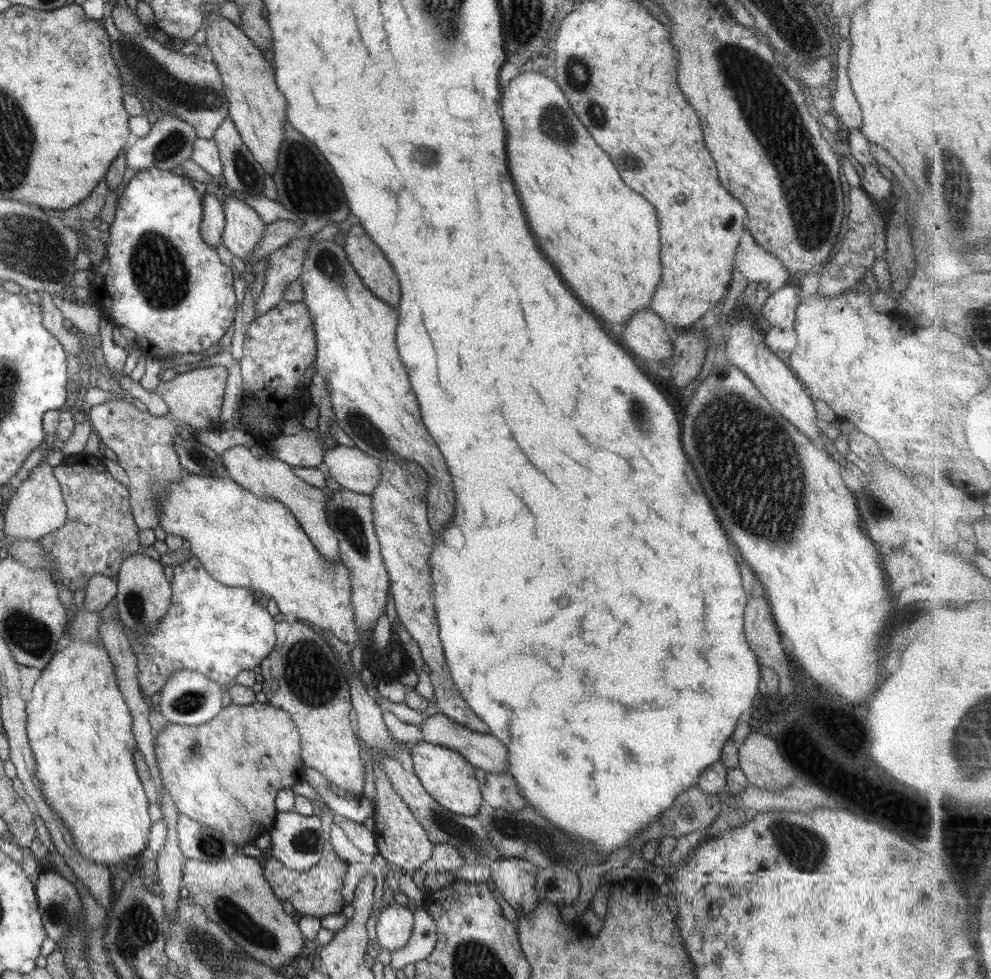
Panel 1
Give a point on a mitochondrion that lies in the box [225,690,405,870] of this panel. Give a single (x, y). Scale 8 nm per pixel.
(307, 841)

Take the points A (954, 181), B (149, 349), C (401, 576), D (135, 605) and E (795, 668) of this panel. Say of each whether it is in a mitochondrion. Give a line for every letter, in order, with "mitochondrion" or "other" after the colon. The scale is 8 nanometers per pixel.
A: mitochondrion
B: other
C: other
D: mitochondrion
E: other

